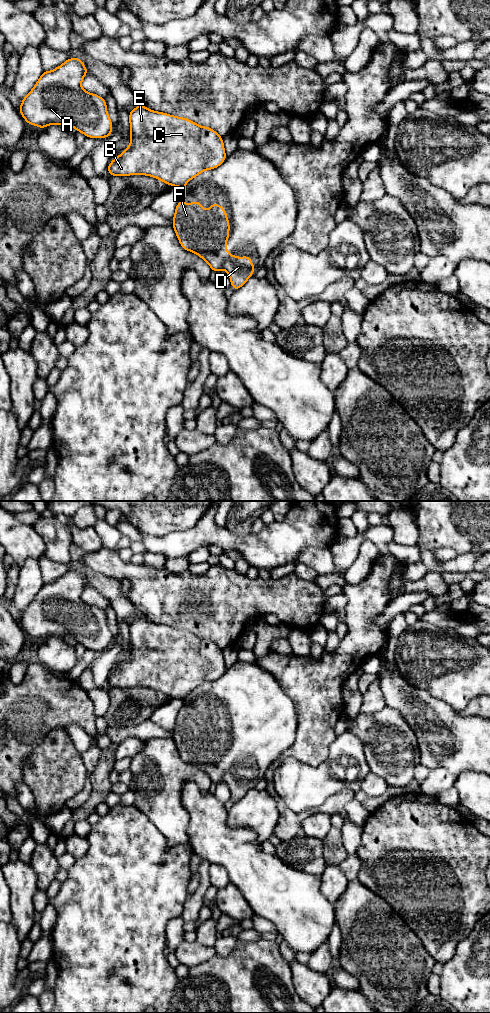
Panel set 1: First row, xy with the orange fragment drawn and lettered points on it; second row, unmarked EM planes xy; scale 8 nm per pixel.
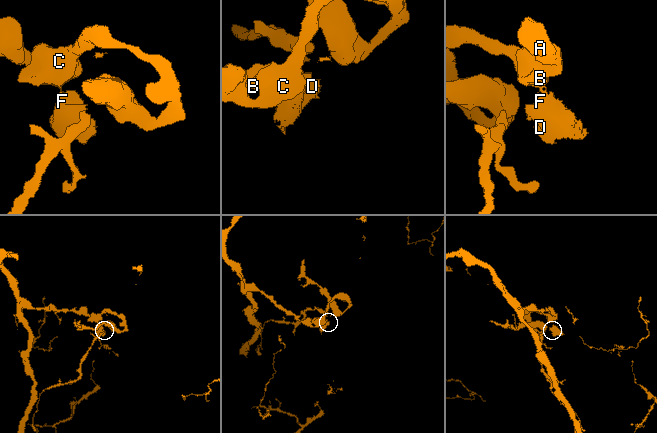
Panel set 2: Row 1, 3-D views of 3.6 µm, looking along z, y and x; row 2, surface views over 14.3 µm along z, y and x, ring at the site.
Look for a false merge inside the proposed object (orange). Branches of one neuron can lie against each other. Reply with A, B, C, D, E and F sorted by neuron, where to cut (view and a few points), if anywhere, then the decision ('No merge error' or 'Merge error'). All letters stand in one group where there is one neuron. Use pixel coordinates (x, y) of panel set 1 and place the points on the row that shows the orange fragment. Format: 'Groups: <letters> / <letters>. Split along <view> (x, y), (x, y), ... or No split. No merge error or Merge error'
Groups: A B C E / D F. Split along xy (184, 184), (181, 187). Merge error

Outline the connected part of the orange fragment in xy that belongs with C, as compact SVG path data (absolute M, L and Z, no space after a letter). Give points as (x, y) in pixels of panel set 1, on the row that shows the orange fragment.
M142 104L129 112L130 146L109 162L111 176L147 175L170 186L182 187L205 170L215 169L227 158L223 138L212 128L150 110Z

